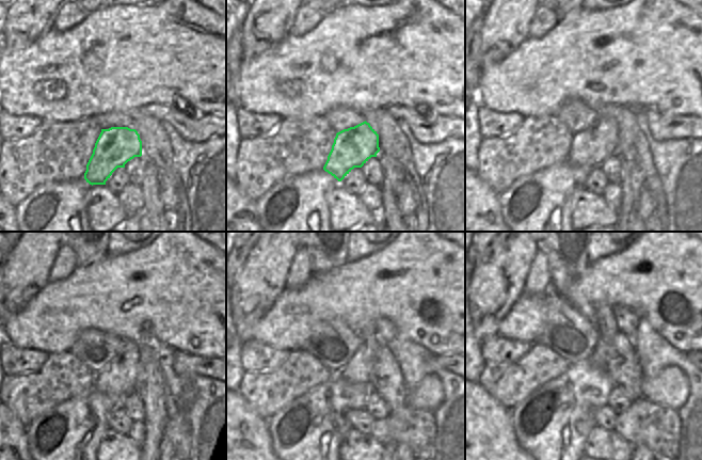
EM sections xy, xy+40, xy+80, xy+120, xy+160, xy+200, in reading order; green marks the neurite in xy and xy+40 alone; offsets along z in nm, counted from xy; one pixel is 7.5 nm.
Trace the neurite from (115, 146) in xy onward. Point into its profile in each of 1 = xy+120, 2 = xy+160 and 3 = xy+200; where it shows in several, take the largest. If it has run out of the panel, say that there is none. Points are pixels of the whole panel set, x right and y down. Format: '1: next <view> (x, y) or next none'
1: next xy+120 (118, 378)
2: next xy+160 (357, 370)
3: next xy+200 (606, 327)

